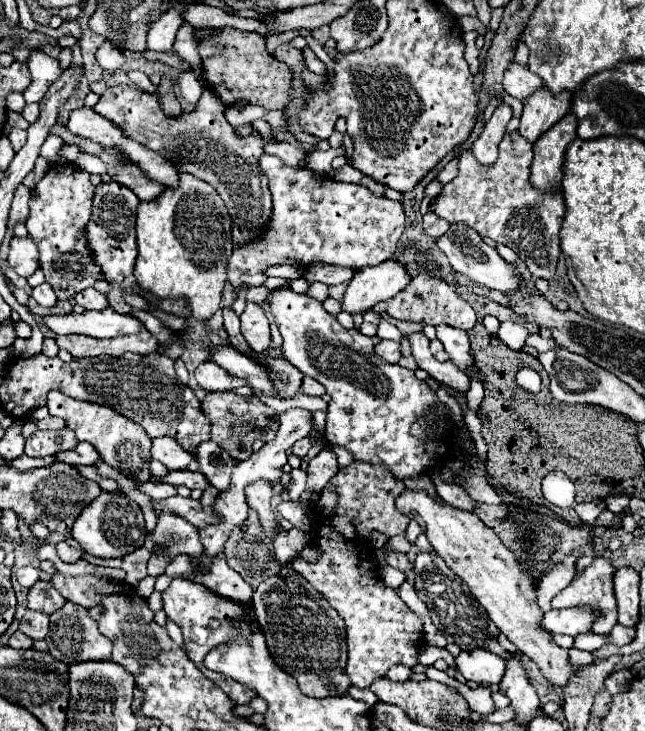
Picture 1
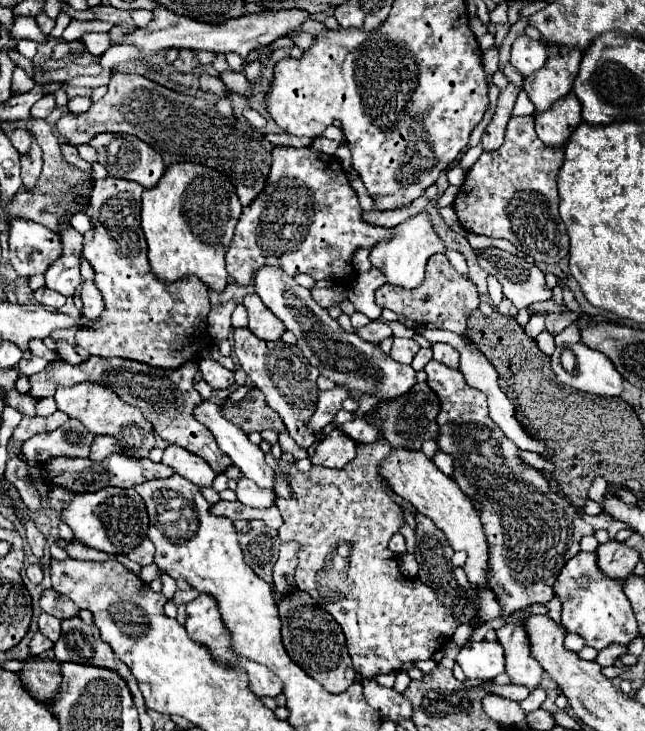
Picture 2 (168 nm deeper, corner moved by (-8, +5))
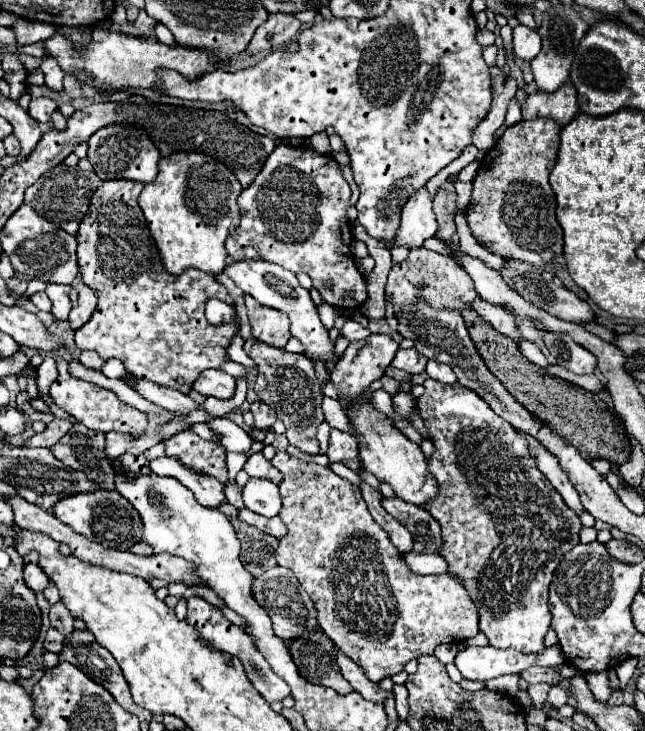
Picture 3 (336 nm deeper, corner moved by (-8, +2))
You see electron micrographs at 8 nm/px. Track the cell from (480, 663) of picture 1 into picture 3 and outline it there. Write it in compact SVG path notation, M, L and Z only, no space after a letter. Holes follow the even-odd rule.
M557 644L545 648L539 656L527 656L513 648L499 650L493 646L469 646L455 656L455 664L463 678L487 682L491 678L519 674L529 666L561 666L565 664L565 654L561 654L561 646Z

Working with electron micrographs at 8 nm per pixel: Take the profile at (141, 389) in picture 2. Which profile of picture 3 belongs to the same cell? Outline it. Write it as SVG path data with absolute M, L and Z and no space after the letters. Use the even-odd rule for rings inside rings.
M183 430L167 438L165 452L169 456L177 456L185 466L215 476L219 482L227 482L227 462L225 452L215 444L199 438L191 430Z

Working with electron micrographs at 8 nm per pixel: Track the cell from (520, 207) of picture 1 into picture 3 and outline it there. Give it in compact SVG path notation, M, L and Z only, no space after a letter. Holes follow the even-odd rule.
M521 120L507 128L495 146L481 160L479 172L473 180L473 196L467 206L467 224L471 234L489 252L503 258L515 258L533 266L545 266L555 256L563 254L563 228L555 218L555 194L549 186L549 174L557 162L559 126L553 120Z

